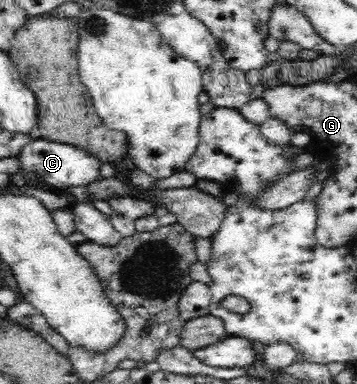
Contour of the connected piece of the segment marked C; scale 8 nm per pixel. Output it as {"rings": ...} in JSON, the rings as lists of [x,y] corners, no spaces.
{"rings":[[[35,137],[22,148],[17,157],[23,172],[39,180],[41,185],[51,189],[65,190],[71,186],[87,187],[91,182],[101,178],[99,175],[101,159],[97,159],[86,150],[73,145]]]}

